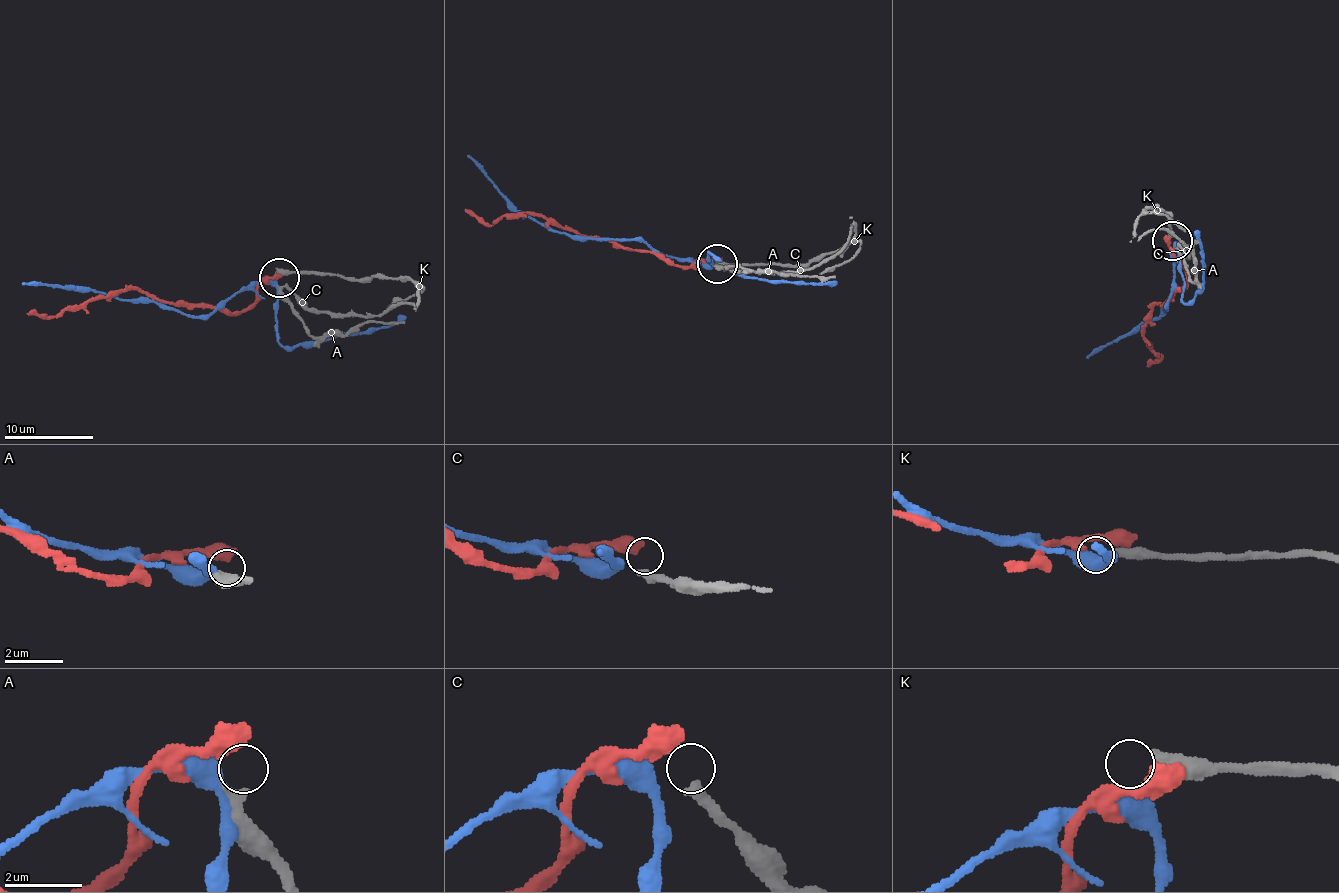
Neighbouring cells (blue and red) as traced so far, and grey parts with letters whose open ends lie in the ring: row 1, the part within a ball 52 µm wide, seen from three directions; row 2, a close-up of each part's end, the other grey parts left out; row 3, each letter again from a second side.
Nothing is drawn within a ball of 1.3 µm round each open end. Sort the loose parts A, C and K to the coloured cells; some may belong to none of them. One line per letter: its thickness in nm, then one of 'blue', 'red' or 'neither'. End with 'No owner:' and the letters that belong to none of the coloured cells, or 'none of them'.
A: 280 nm | red
C: 280 nm | neither
K: 340 nm | neither
No owner: C, K

